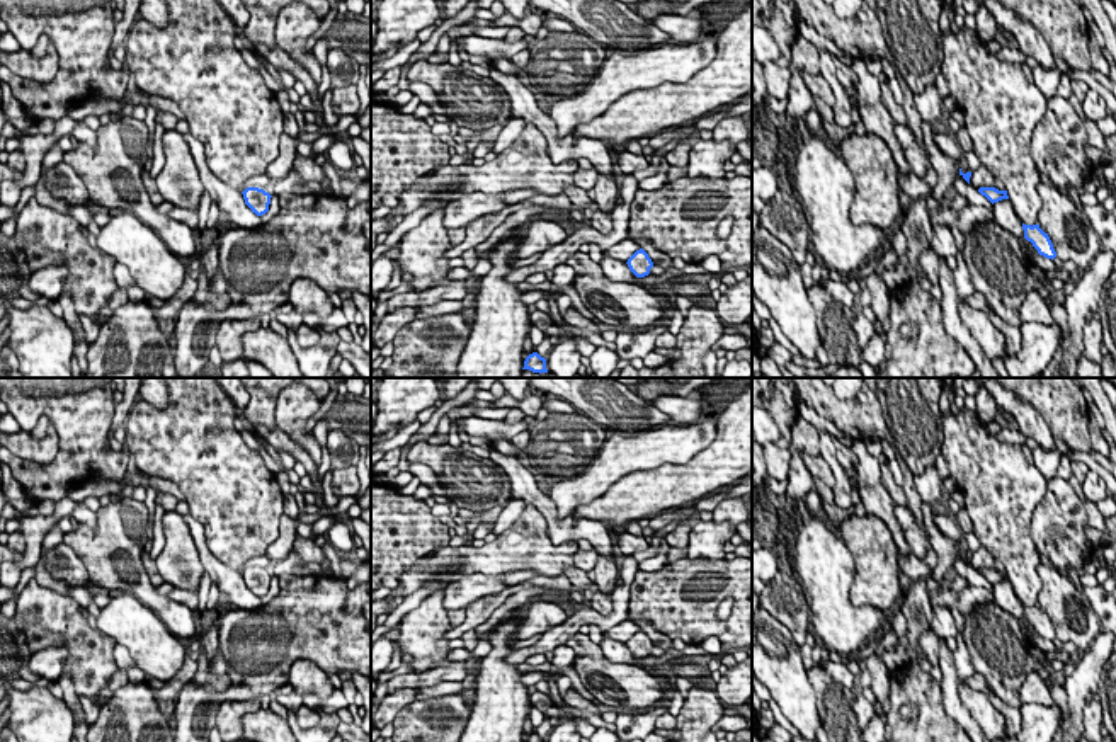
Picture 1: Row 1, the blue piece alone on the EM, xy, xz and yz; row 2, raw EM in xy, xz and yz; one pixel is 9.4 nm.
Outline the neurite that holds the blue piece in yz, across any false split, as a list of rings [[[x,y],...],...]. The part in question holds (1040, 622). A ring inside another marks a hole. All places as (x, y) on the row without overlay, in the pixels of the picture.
[[[1022,604],[1022,611],[1024,611],[1024,619],[1033,625],[1033,628],[1038,631],[1039,636],[1051,640],[1051,642],[1056,638],[1056,633],[1053,630],[1053,625],[1048,614],[1045,614],[1039,609],[1039,606],[1031,608],[1031,606]]]

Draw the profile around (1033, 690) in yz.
[[[1034,667],[1029,674],[1026,674],[1026,681],[1017,689],[1021,705],[1034,703],[1043,706],[1053,706],[1055,701],[1045,686],[1045,679],[1038,676],[1038,669]]]

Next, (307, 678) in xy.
[[[296,659],[293,662],[288,681],[293,684],[299,696],[315,694],[320,699],[325,699],[335,689],[328,679],[328,674],[308,659]]]

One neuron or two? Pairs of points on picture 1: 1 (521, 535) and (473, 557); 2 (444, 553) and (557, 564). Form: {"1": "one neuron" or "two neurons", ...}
{"1": "one neuron", "2": "one neuron"}

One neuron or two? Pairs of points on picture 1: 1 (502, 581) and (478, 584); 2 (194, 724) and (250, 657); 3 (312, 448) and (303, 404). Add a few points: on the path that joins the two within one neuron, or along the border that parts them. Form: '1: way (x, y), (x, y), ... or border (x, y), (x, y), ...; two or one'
1: way (497, 582), (483, 584); one
2: border (222, 693), (216, 698), (220, 705); two
3: way (303, 438), (300, 434), (300, 414); one

